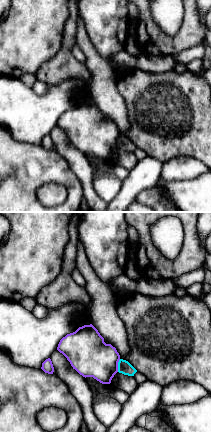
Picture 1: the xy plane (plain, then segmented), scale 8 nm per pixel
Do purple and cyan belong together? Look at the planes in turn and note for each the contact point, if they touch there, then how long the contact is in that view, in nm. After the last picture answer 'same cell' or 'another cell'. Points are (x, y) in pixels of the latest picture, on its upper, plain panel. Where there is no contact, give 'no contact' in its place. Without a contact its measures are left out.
contact (117, 141); length 110 nm

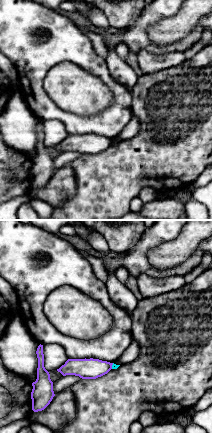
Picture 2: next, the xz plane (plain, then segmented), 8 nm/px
contact (111, 142); length 50 nm

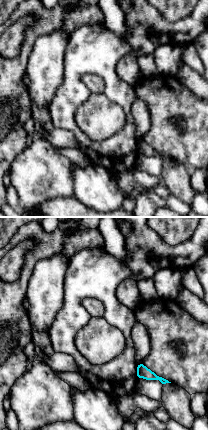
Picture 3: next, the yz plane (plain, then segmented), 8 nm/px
no contact

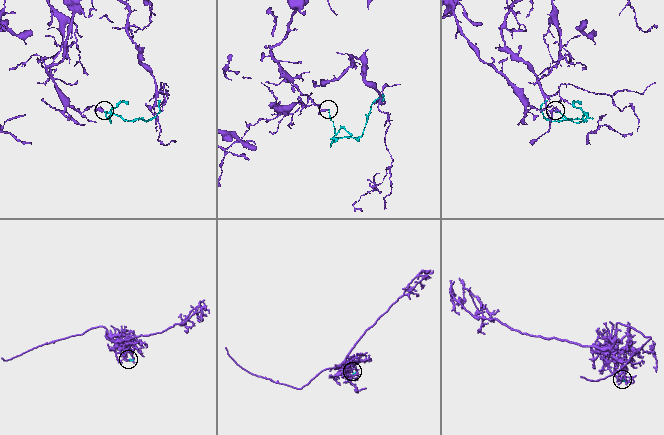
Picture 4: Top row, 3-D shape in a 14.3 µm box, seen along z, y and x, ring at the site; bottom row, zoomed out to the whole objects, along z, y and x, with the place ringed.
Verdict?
another cell

